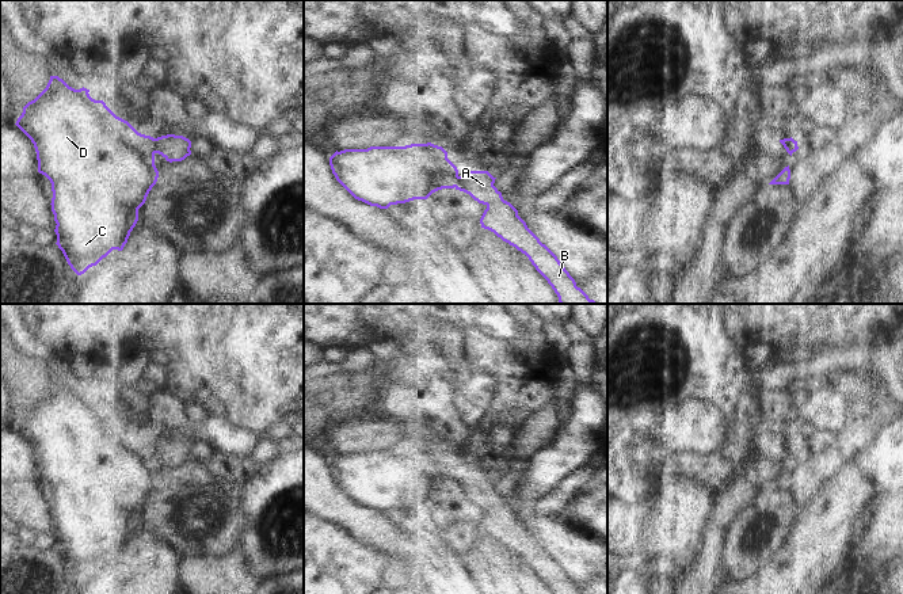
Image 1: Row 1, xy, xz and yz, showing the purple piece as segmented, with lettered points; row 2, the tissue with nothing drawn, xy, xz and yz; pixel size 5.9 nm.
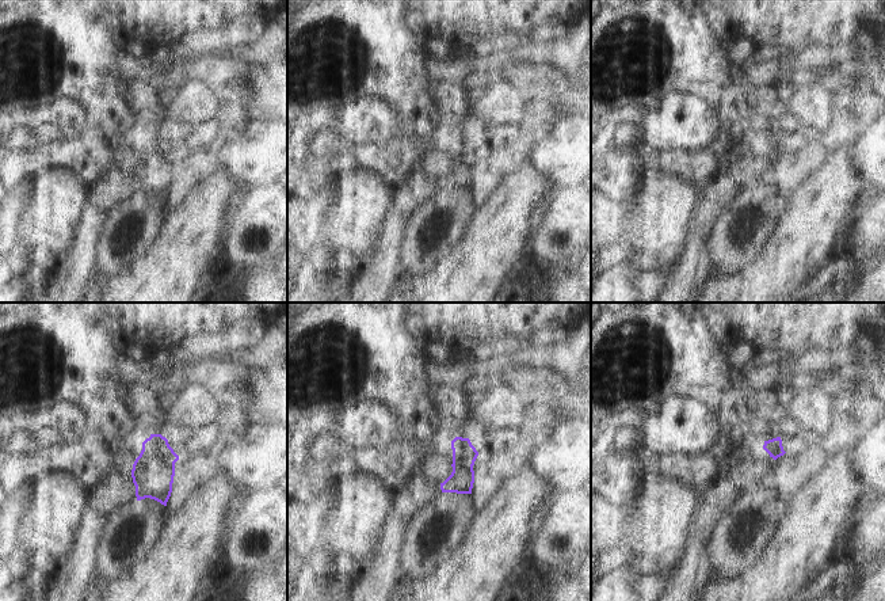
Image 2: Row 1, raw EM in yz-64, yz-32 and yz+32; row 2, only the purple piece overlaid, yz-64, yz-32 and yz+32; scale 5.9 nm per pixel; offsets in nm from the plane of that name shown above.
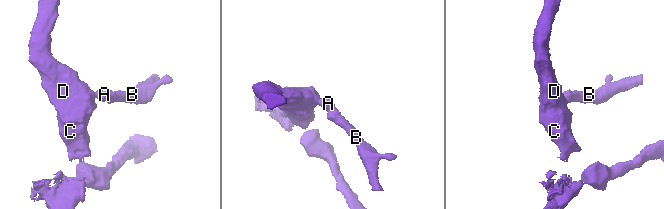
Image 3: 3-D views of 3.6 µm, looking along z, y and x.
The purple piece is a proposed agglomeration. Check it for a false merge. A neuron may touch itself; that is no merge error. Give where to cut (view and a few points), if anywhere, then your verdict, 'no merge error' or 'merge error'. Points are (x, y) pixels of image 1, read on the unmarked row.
cut xy (152, 442), (156, 456); merge error

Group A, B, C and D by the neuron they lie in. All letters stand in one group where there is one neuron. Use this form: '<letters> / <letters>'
A B / C D

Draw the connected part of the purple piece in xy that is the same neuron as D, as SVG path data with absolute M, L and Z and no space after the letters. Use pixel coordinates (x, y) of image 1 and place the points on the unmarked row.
M50 380L46 392L23 411L15 427L34 448L38 476L52 487L56 548L77 579L113 553L123 553L138 525L138 513L159 481L153 441L138 437L88 396Z

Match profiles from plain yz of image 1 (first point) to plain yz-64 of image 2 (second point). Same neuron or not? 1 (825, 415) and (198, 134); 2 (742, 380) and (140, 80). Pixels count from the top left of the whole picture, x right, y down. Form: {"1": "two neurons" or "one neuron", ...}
{"1": "two neurons", "2": "two neurons"}

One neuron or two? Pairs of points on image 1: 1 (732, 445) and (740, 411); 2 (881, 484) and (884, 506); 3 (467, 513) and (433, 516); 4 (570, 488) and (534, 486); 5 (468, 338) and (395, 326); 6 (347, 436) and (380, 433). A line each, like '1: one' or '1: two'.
1: one
2: two
3: one
4: two
5: two
6: one

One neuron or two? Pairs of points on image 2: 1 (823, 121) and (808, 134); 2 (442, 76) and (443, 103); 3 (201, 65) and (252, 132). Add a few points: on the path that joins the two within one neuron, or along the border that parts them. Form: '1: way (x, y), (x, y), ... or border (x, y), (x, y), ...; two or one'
1: border (786, 125), (811, 128), (819, 136); two
2: way (442, 83), (443, 97); one
3: border (273, 120), (247, 122); two

